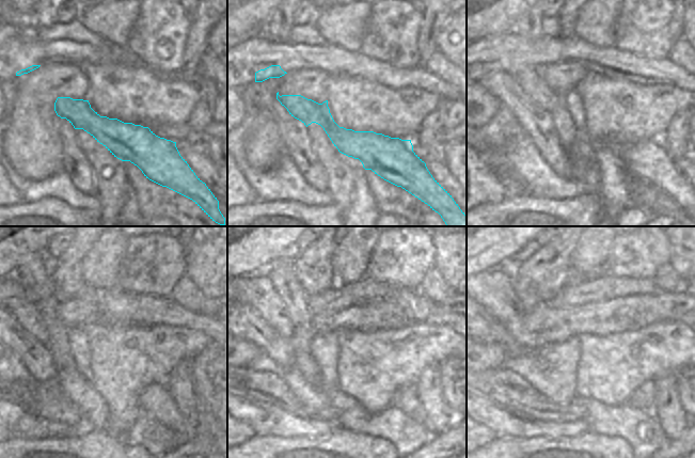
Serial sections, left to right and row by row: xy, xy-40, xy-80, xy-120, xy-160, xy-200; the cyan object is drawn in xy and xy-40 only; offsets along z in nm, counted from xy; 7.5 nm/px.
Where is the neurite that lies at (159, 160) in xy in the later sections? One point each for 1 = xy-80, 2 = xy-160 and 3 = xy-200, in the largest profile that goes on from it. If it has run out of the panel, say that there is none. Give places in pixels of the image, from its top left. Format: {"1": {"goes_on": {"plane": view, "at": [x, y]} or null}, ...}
{"1": {"goes_on": {"plane": "xy-80", "at": [629, 160]}}, "2": {"goes_on": {"plane": "xy-160", "at": [258, 294]}}, "3": {"goes_on": {"plane": "xy-200", "at": [494, 290]}}}

